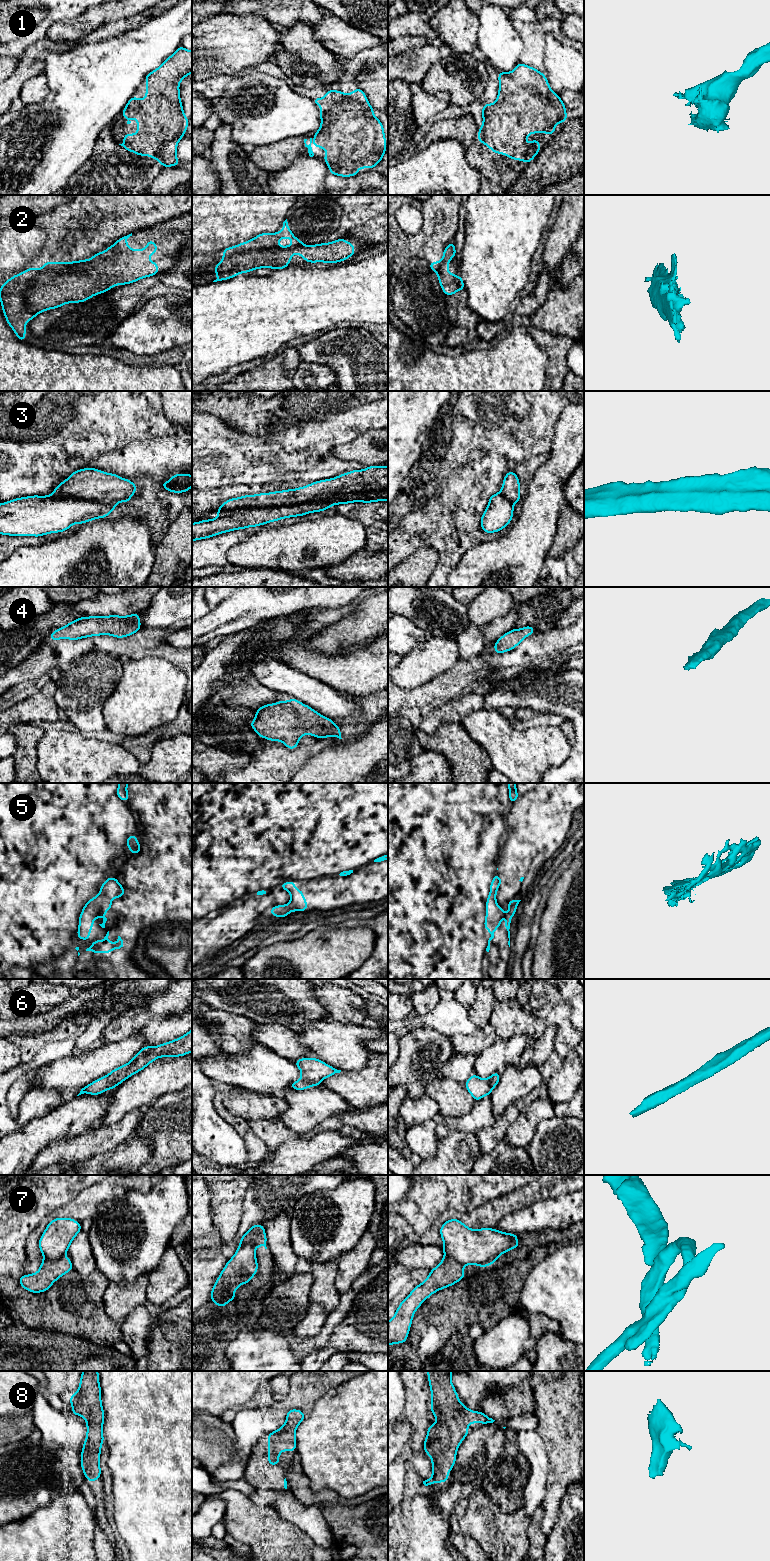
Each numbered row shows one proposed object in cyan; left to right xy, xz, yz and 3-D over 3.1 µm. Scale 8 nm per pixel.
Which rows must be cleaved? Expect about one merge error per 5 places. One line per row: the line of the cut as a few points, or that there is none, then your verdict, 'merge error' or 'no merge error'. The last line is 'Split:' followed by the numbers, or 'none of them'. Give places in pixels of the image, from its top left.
1: no cut | no merge error
2: no cut | no merge error
3: xz (387, 489), (334, 495), (289, 506), (245, 509), (219, 517) | merge error
4: no cut | no merge error
5: no cut | no merge error
6: no cut | no merge error
7: xy (63, 1255), (54, 1259), (45, 1259) | merge error
8: no cut | no merge error
Split: 3, 7

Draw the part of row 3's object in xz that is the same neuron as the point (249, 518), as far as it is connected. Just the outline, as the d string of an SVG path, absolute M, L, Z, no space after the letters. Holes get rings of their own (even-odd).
M388 490L334 496L331 499L311 501L290 507L245 510L224 517L192 523L192 541L206 539L236 529L256 527L283 518L325 511L327 508L336 504L352 502L370 503L376 501L388 501Z

